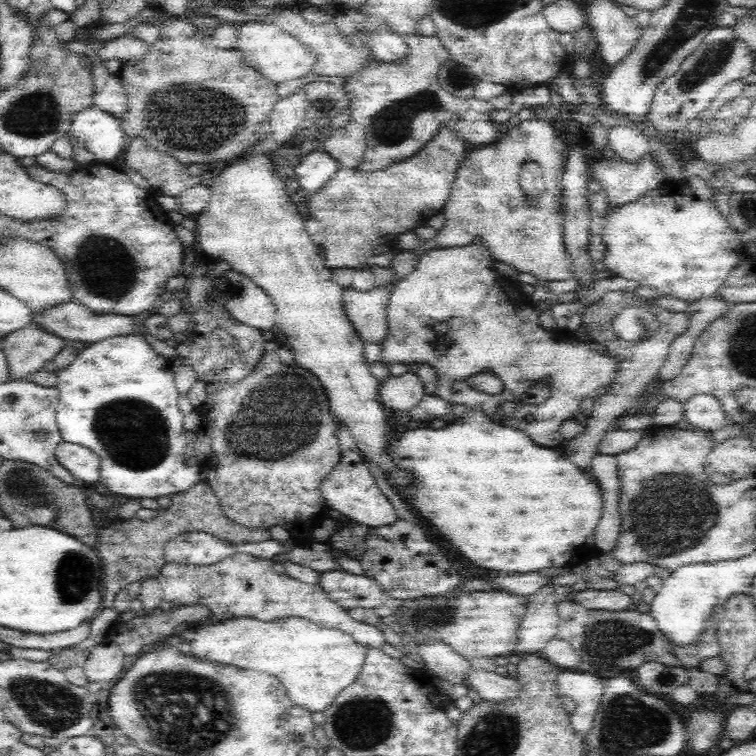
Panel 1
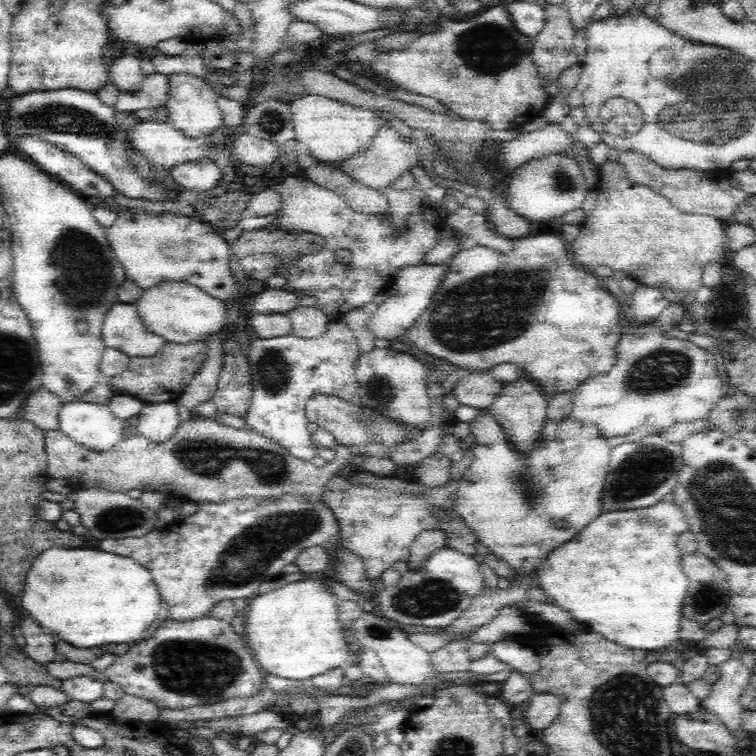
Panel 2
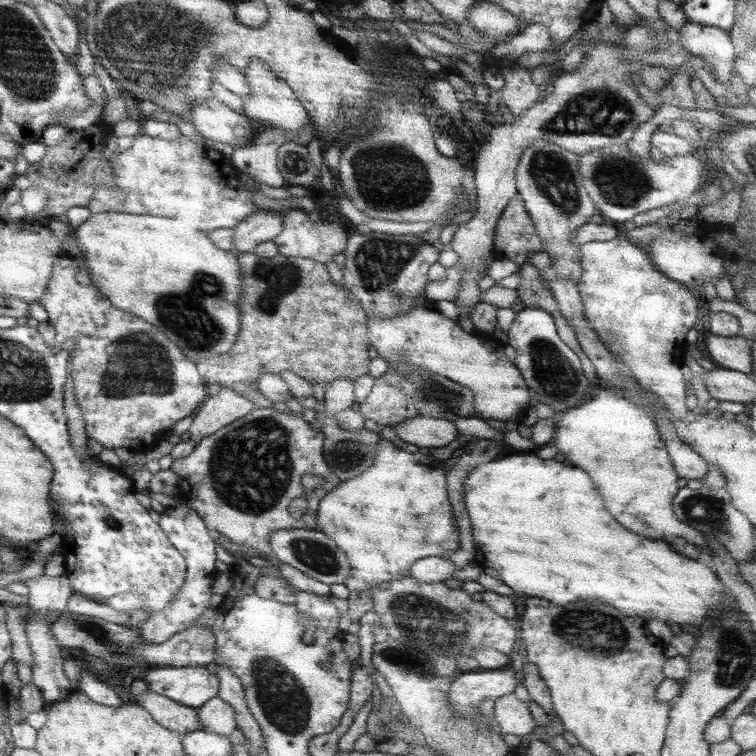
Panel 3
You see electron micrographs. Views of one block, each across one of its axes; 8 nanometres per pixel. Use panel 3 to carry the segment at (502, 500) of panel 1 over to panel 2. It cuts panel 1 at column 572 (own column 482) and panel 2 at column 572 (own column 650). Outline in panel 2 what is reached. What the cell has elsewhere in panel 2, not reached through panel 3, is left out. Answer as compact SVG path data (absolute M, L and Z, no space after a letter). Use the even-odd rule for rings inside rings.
M668 498L655 506L642 508L642 509L629 509L615 512L606 512L600 514L593 522L590 522L580 533L578 533L572 540L562 544L550 552L544 562L537 570L539 588L546 593L548 597L553 600L553 604L560 606L562 610L570 612L570 616L583 626L587 627L590 631L598 633L601 637L604 637L610 642L615 642L620 646L624 646L629 649L638 650L654 650L660 647L671 646L674 640L678 640L678 630L680 630L680 620L682 616L682 608L687 596L689 583L687 576L684 574L683 568L681 567L681 554L678 551L678 540L680 536L685 532L689 532L689 523L684 512L672 499Z

